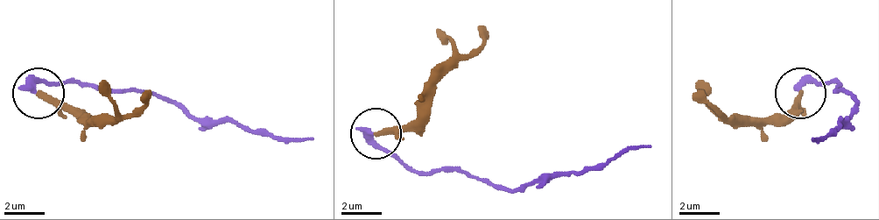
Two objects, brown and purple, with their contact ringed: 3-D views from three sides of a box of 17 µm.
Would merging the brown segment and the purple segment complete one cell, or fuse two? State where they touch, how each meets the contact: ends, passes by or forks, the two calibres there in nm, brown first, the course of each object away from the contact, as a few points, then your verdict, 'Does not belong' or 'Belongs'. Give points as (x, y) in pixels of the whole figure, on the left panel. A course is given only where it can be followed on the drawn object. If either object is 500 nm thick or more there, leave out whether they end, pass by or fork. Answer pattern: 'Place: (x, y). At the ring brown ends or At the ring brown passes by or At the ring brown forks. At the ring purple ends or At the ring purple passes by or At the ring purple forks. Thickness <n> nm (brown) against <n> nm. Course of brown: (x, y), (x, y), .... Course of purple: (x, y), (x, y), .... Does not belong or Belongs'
Place: (38, 93). At the ring brown ends. At the ring purple ends. Thickness 280 nm (brown) against 400 nm. Course of brown: (39, 94), (70, 104), (85, 119), (131, 114), (146, 99), (141, 94). Course of purple: (34, 94), (39, 83), (80, 83), (131, 88), (182, 104), (197, 119), (233, 119), (314, 139). Does not belong

